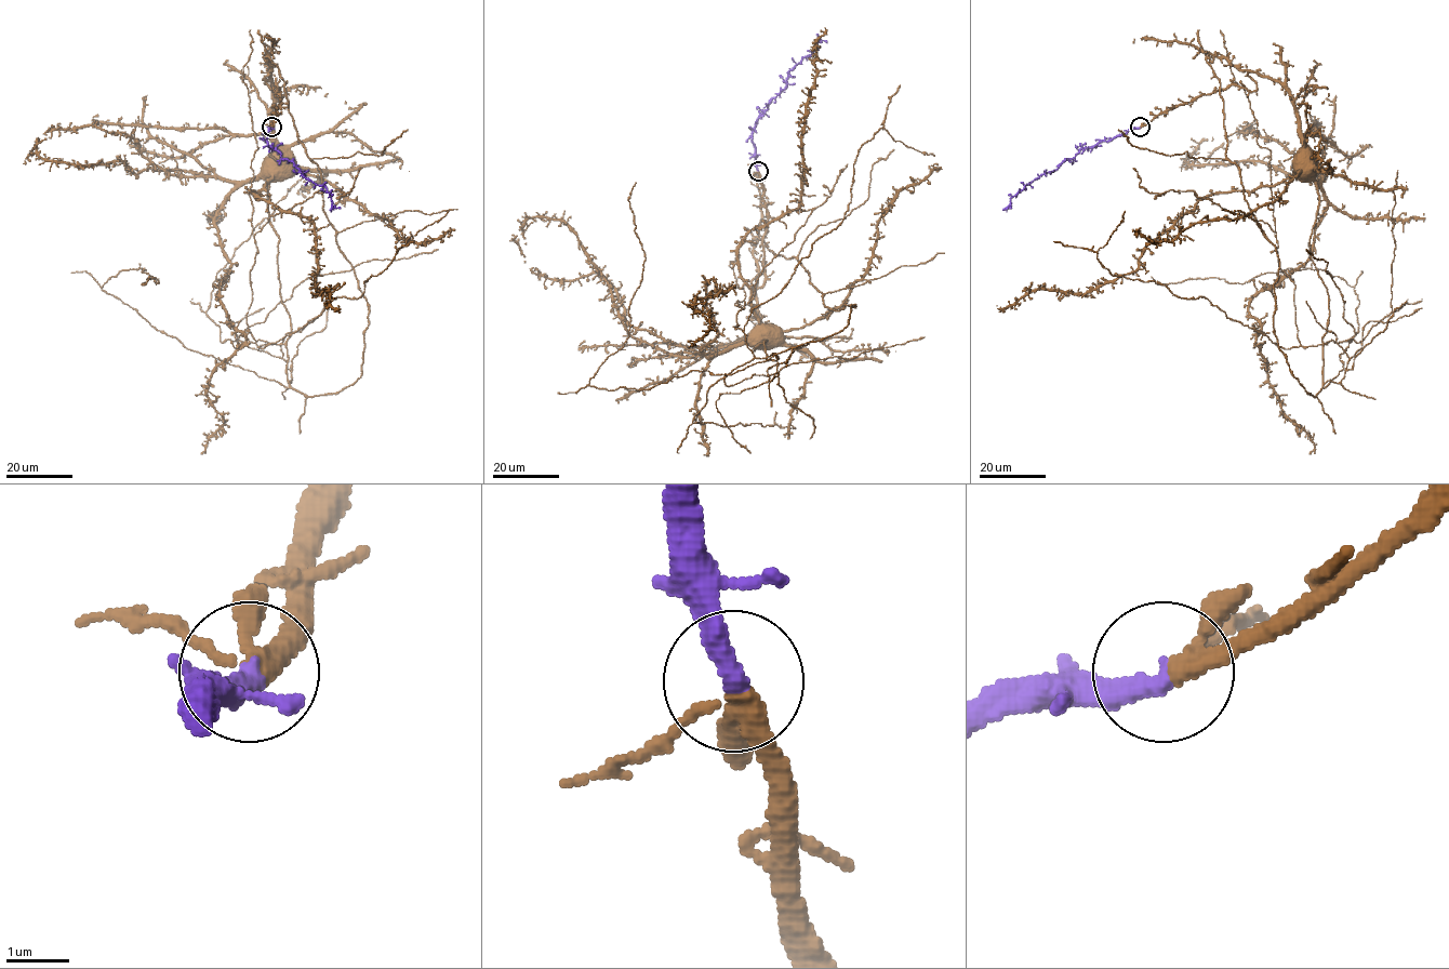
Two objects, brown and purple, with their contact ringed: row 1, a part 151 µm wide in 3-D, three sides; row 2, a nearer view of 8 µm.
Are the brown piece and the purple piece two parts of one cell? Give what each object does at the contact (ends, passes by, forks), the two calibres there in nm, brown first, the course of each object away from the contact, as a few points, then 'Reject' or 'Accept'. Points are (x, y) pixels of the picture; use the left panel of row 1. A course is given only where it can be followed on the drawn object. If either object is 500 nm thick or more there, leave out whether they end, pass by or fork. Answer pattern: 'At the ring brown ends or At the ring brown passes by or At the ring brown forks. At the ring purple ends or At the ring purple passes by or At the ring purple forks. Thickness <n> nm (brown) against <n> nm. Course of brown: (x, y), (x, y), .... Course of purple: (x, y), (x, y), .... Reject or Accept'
At the ring brown forks. At the ring purple ends. Thickness 240 nm (brown) against 360 nm. Course of brown: (270, 127), (281, 102), (278, 85), (278, 91), (273, 89), (265, 78), (269, 71), (274, 156), (281, 164). Course of purple: (270, 128), (265, 141), (306, 177), (323, 185), (331, 195), (331, 203), (341, 209). Accept

